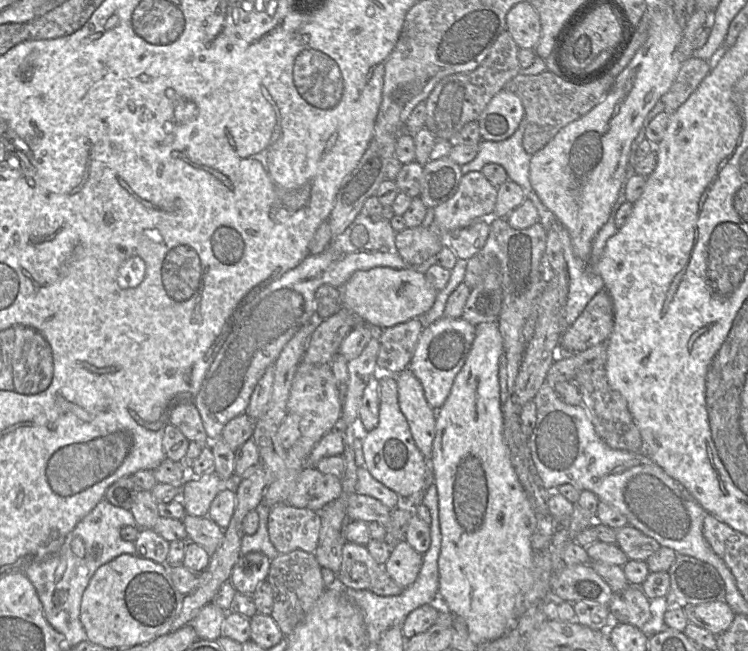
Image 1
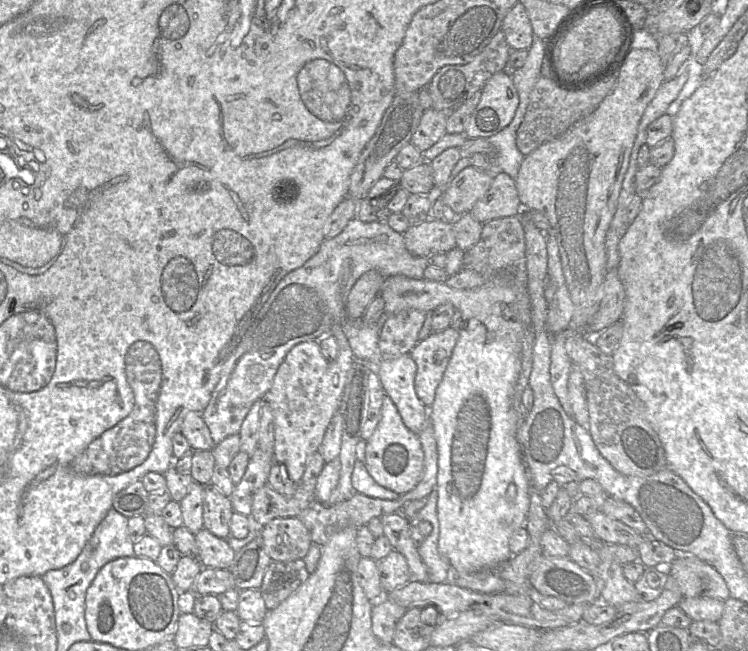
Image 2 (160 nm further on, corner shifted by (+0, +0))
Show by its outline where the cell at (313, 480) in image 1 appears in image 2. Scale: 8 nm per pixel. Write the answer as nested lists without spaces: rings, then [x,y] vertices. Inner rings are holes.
[[[302,482],[292,497],[276,492],[267,483],[254,494],[250,517],[265,526],[275,518],[297,517],[315,500],[315,491],[305,490]]]

